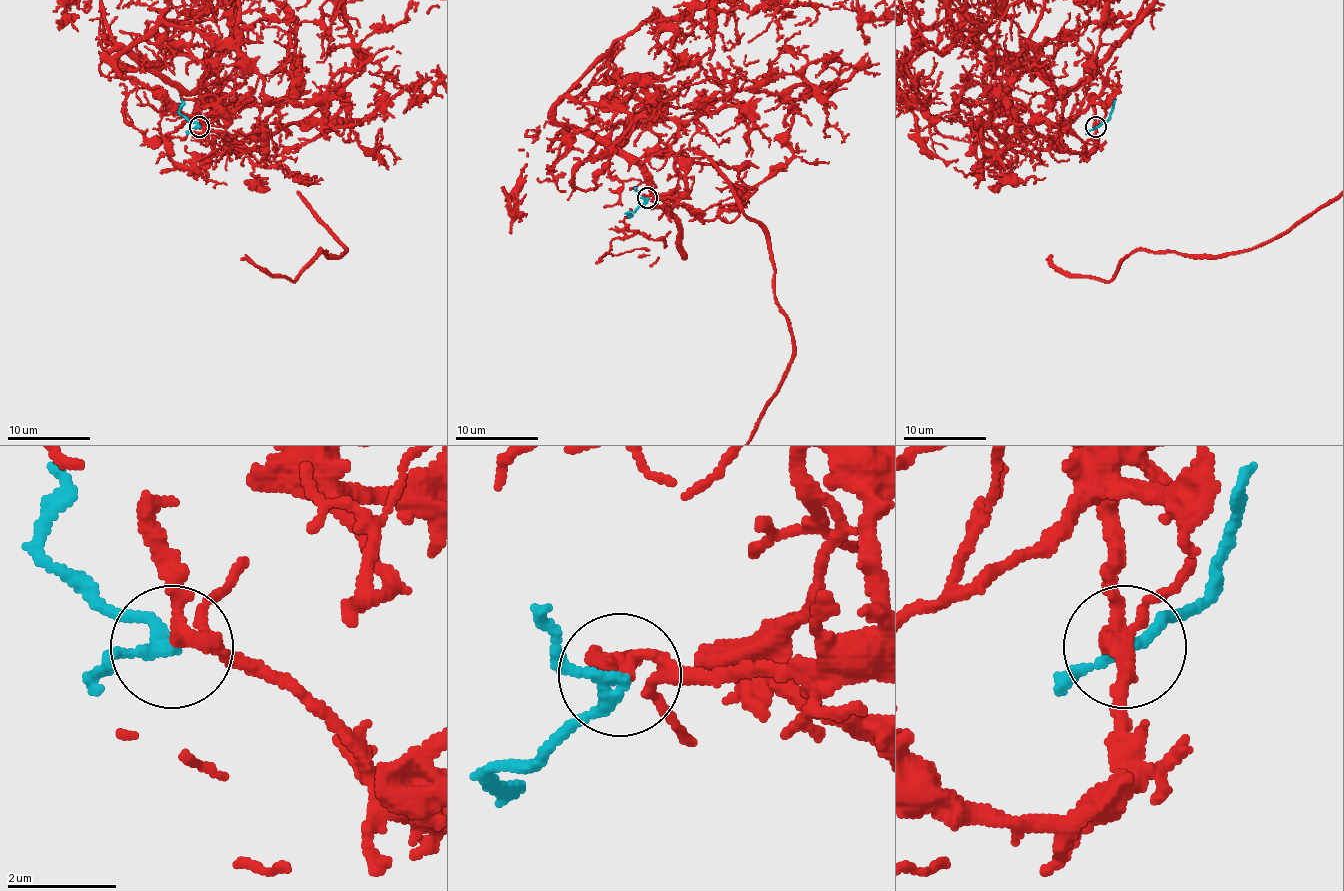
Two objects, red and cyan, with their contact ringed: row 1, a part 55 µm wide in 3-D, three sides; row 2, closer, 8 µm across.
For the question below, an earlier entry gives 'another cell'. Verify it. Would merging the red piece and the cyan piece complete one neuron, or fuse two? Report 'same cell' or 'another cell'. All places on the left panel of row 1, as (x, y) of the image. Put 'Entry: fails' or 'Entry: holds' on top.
Entry: fails
same cell

